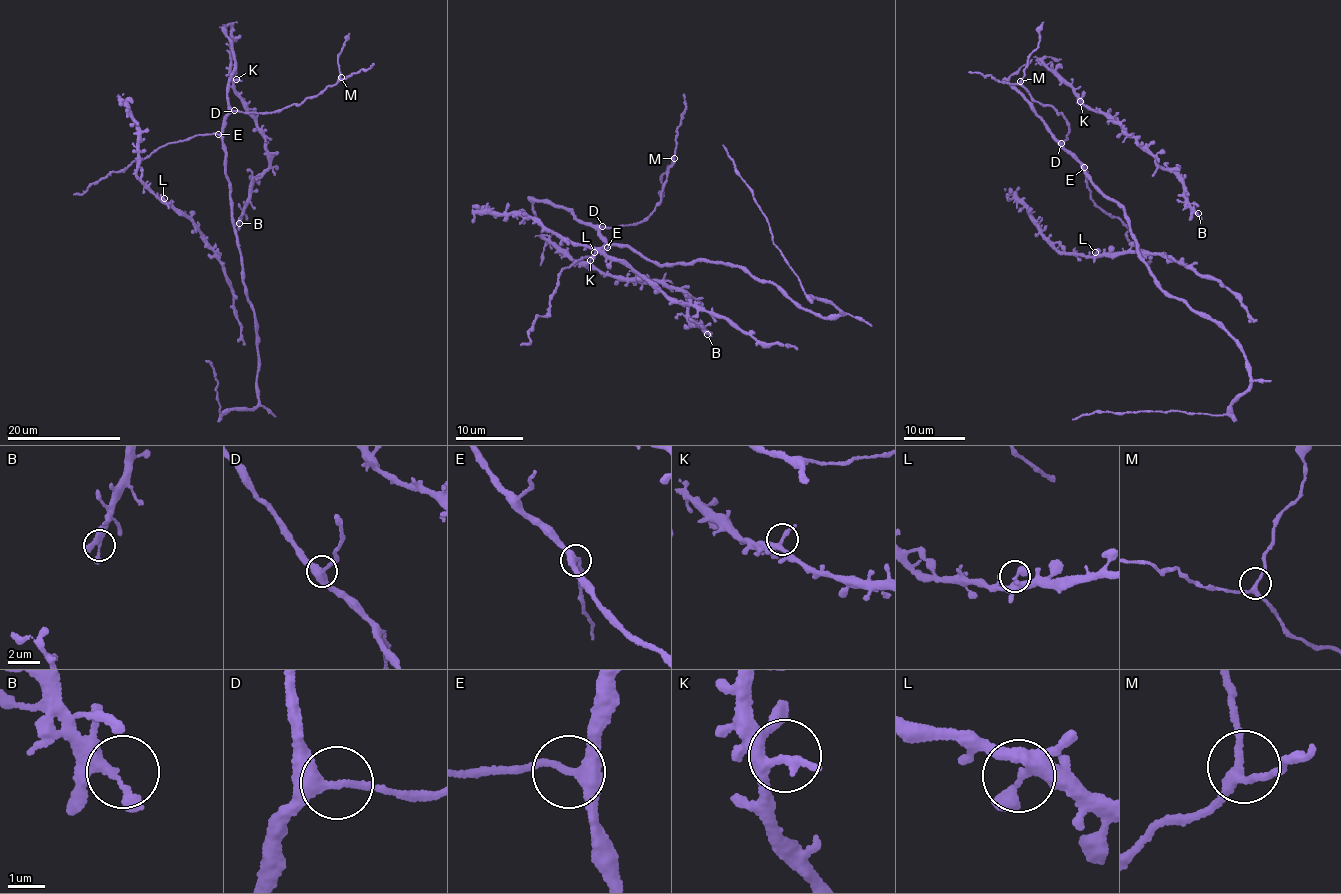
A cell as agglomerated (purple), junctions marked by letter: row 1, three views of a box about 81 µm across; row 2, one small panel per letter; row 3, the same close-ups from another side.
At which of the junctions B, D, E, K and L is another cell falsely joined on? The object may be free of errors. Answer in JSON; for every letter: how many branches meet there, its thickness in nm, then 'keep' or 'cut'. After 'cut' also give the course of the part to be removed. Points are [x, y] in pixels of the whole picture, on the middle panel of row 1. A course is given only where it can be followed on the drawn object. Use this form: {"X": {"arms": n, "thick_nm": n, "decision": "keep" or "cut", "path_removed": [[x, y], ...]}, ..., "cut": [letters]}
{"B": {"arms": 3, "thick_nm": 220, "decision": "keep"}, "D": {"arms": 3, "thick_nm": 240, "decision": "keep"}, "E": {"arms": 3, "thick_nm": 320, "decision": "keep"}, "K": {"arms": 2, "thick_nm": 280, "decision": "keep"}, "L": {"arms": 3, "thick_nm": 280, "decision": "keep"}, "cut": []}

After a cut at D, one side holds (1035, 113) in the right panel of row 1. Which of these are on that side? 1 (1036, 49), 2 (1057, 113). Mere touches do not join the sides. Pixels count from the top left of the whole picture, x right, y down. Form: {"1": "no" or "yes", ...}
{"1": "no", "2": "no"}

